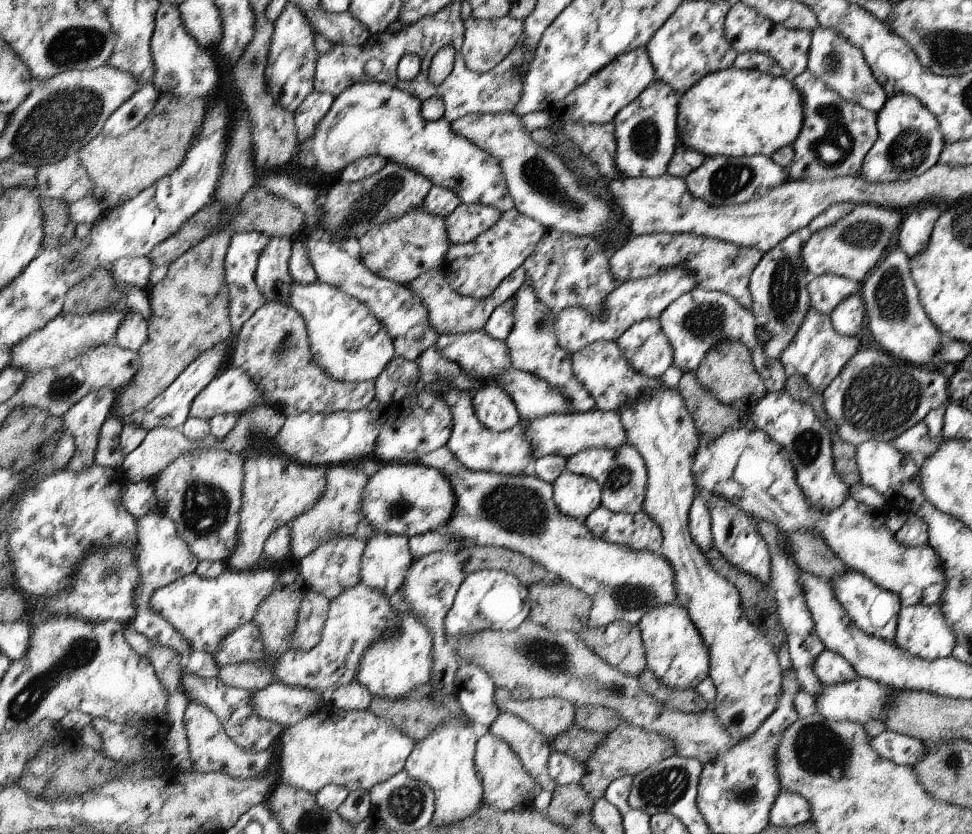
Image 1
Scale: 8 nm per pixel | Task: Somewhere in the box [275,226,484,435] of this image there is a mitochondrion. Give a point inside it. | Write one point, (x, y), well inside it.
(403, 247)

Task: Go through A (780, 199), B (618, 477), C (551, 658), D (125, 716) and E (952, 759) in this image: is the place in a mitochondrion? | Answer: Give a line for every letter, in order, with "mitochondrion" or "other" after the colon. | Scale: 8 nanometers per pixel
A: other
B: mitochondrion
C: mitochondrion
D: other
E: mitochondrion

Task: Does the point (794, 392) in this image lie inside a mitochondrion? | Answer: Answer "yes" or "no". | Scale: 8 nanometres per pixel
no

